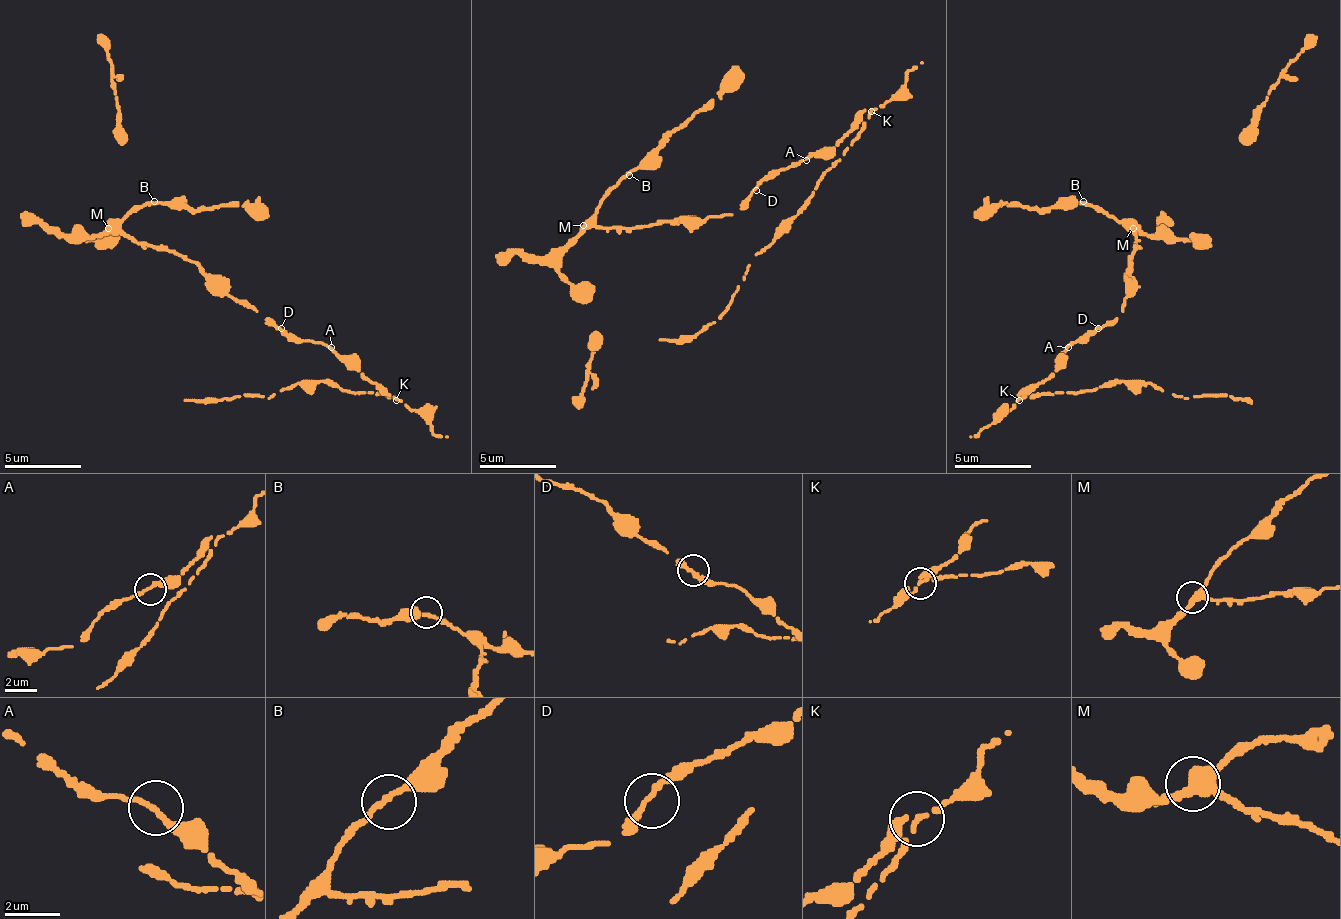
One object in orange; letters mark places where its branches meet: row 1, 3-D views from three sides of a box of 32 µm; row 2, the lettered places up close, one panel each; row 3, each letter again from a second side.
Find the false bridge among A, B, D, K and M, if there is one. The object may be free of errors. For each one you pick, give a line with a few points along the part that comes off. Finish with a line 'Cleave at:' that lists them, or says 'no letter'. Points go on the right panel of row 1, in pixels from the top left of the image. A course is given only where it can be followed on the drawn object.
K: course (1018, 401), (1044, 393), (1083, 393), (1118, 382), (1148, 382), (1179, 397), (1225, 393), (1248, 401)
Cleave at: K

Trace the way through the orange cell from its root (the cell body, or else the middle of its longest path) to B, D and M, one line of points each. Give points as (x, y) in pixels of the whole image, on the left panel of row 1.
B: (258, 312), (239, 305), (193, 262), (143, 247), (120, 228), (154, 201)
D: (258, 312), (281, 328)
M: (258, 312), (239, 305), (216, 278), (208, 278), (193, 262), (158, 247), (143, 247), (108, 228)

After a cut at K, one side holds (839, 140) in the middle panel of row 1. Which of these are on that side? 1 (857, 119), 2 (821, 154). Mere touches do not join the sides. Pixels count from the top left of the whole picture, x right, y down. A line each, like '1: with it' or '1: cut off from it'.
1: with it
2: with it

